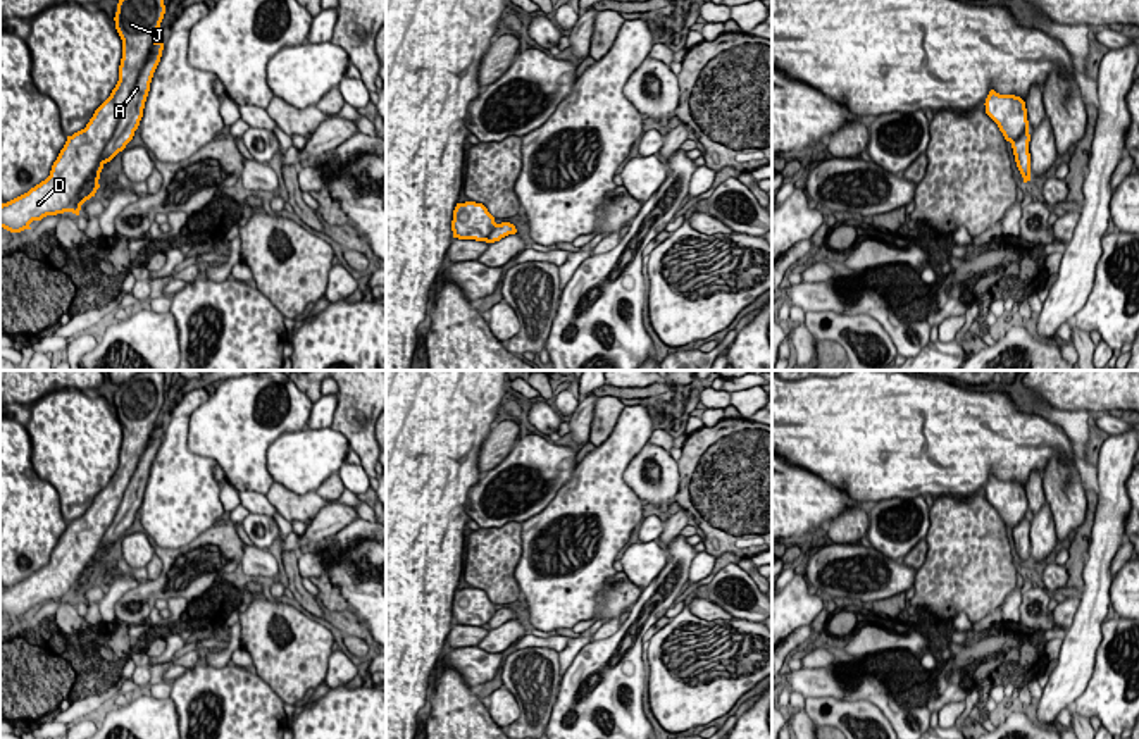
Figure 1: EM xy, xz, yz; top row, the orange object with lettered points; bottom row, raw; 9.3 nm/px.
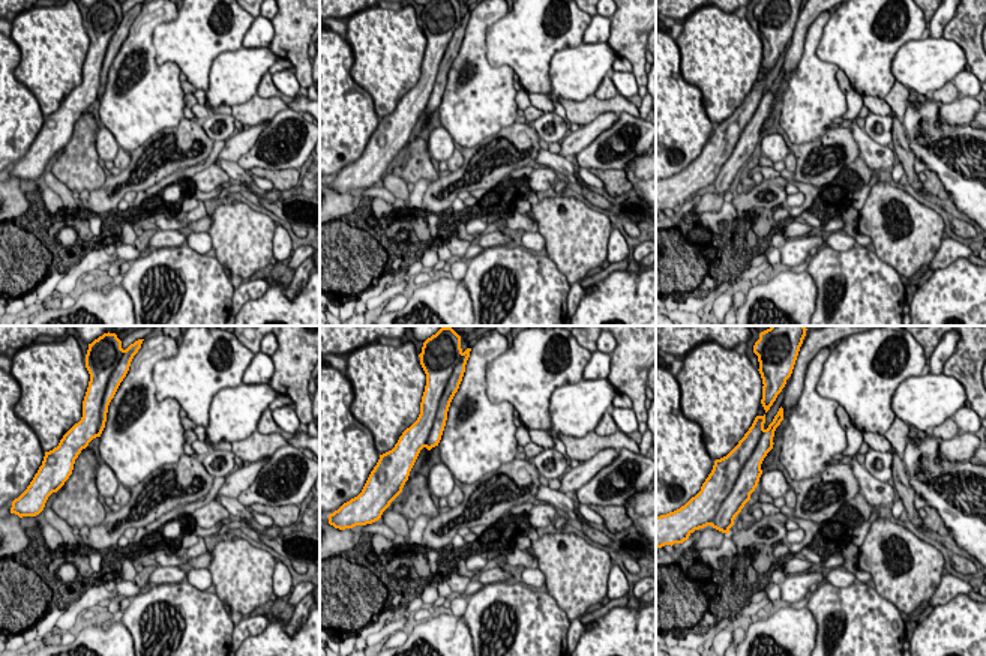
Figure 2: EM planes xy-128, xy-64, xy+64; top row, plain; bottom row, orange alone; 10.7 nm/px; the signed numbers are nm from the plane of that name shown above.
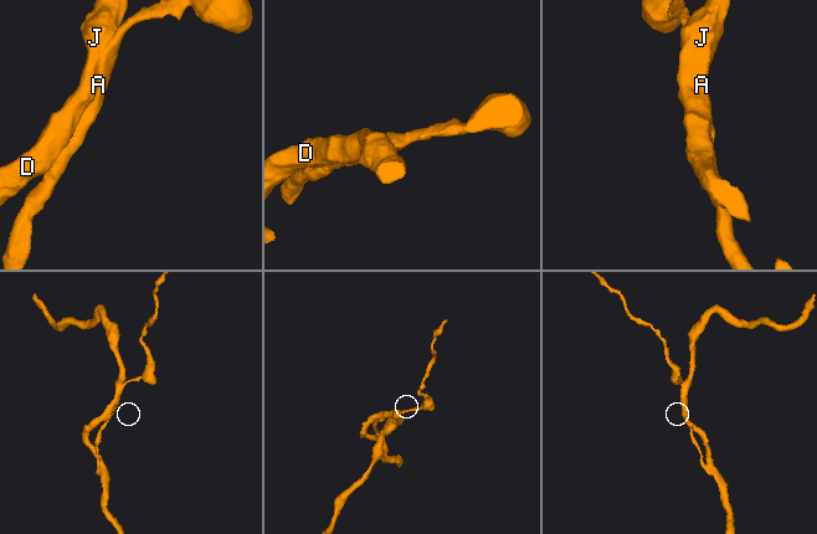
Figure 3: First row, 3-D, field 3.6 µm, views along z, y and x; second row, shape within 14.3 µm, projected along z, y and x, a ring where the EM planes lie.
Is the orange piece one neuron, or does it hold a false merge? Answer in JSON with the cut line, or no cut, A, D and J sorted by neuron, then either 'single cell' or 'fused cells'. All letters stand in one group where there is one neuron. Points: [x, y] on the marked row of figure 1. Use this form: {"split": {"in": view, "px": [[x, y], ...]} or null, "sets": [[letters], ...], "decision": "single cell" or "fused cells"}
{"split": null, "sets": [["A", "D", "J"]], "decision": "single cell"}

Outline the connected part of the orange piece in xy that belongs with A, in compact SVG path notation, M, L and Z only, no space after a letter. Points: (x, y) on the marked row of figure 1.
M119 0L114 21L122 40L122 59L115 88L86 127L67 136L50 176L0 205L0 227L21 233L47 215L79 215L81 205L95 196L103 165L126 148L143 117L164 50L164 40L155 40L164 14L164 0Z

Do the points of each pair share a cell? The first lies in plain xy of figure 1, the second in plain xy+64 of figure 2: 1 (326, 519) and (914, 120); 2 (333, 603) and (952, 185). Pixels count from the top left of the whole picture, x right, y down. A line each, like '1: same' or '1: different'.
1: different
2: different

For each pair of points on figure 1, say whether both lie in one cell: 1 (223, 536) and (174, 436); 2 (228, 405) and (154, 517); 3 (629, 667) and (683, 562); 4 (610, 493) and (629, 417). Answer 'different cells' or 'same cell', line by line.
1: different cells
2: different cells
3: same cell
4: same cell

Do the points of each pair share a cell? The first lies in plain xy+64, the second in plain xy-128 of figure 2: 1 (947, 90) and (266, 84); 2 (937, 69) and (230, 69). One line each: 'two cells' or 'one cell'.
1: one cell
2: one cell

